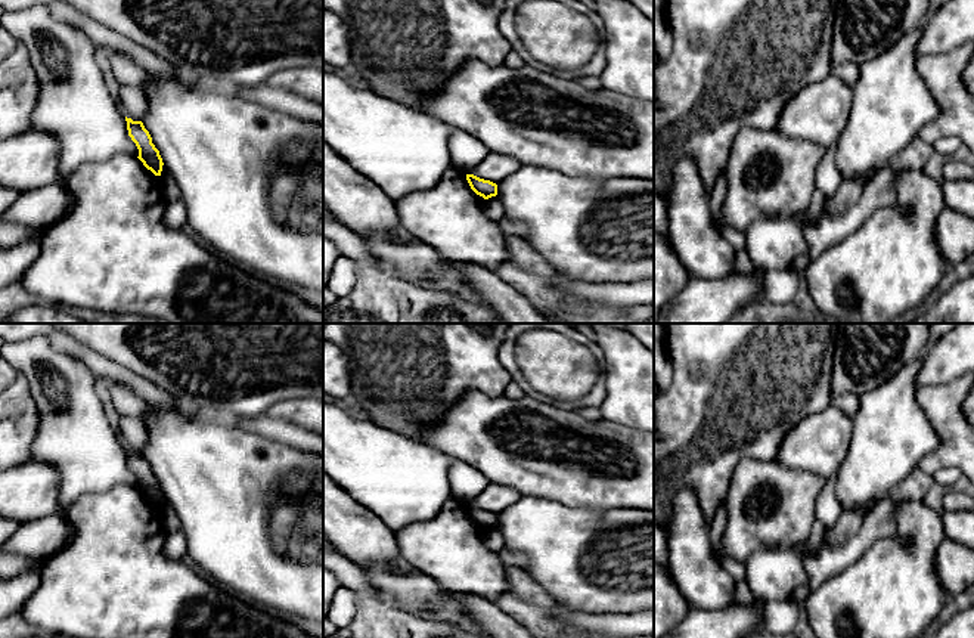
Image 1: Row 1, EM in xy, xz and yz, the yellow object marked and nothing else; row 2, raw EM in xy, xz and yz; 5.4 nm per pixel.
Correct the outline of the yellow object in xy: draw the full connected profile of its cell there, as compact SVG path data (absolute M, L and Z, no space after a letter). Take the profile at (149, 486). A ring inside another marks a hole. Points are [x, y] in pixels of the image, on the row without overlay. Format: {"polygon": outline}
{"polygon": "M127 447L125 452L127 452L128 467L131 468L131 471L136 474L139 480L137 489L155 507L161 507L164 493L159 486L159 481L152 474L152 468L149 462L145 459L142 452L133 452L131 449Z"}

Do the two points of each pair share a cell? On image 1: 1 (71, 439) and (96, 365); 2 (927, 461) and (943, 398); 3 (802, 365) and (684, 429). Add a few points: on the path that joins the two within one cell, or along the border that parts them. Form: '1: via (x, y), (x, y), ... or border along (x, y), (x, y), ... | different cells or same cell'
1: border along (64, 353), (77, 358), (98, 380) | different cells
2: via (945, 449), (945, 415) | same cell
3: via (772, 365), (759, 365), (713, 411) | same cell

